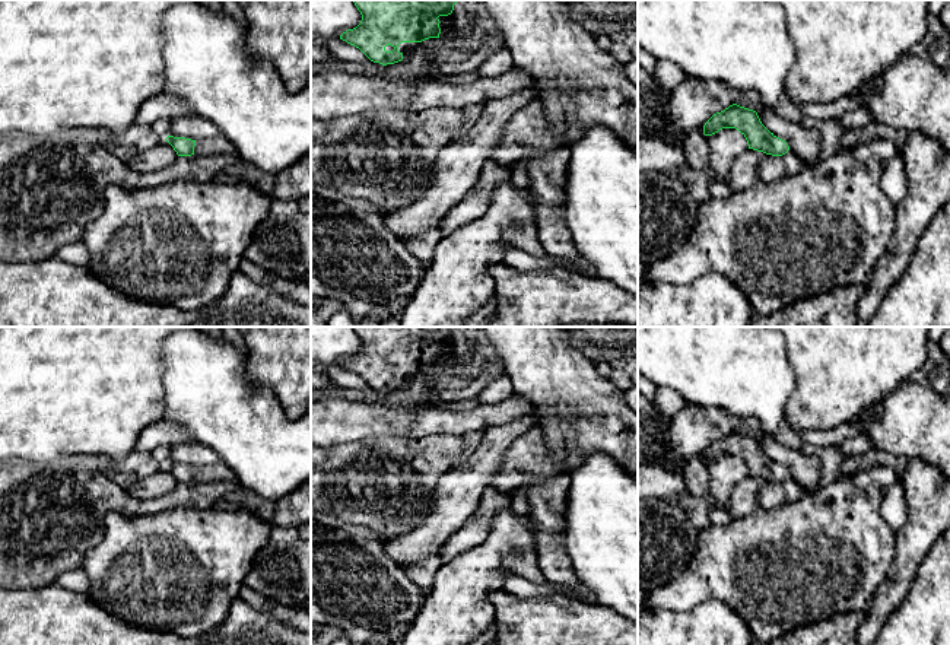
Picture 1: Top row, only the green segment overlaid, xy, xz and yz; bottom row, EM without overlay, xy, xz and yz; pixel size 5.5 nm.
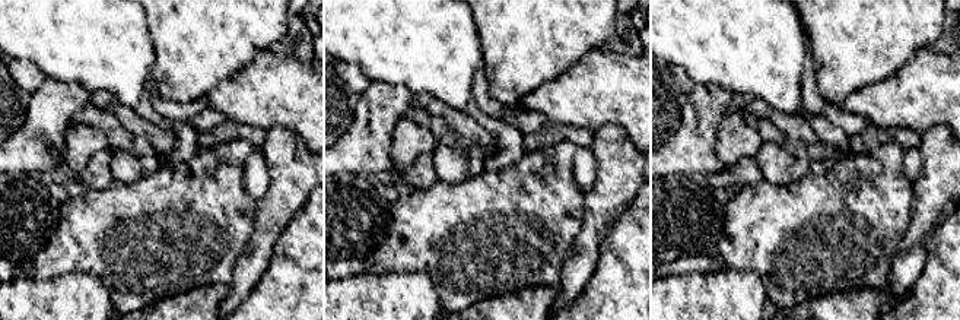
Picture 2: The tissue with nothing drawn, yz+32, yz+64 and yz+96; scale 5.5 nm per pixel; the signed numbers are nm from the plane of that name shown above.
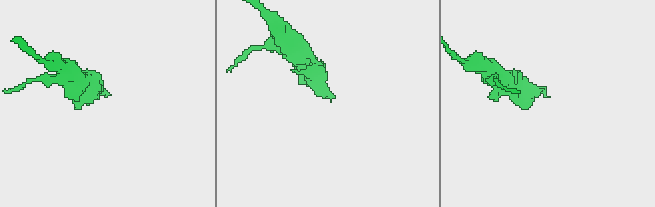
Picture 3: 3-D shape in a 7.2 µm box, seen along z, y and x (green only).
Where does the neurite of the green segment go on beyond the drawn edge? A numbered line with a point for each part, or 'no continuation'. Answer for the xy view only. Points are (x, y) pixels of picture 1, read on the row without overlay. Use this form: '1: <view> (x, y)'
1: xy (219, 472)

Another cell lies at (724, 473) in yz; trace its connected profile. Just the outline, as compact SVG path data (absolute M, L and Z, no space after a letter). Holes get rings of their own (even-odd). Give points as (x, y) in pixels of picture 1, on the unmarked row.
M722 455L712 463L706 463L709 474L709 501L712 505L724 506L733 487L749 476L744 461L735 455Z

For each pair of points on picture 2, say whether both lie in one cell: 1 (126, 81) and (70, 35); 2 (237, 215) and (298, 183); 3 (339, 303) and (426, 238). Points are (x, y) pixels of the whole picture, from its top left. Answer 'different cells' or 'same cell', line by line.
1: same cell
2: different cells
3: different cells

